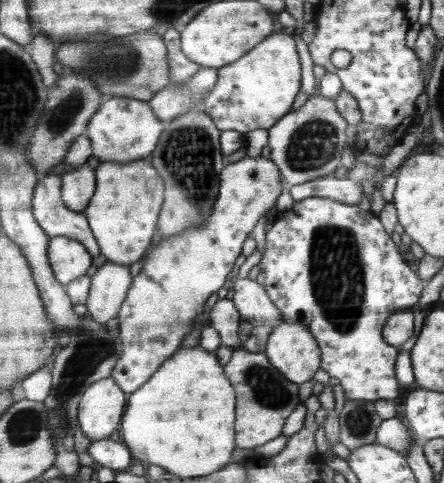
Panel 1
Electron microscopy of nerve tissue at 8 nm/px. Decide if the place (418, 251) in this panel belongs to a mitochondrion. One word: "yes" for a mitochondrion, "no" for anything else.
no

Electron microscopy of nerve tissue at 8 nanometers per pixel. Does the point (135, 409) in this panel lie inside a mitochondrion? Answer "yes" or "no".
no

